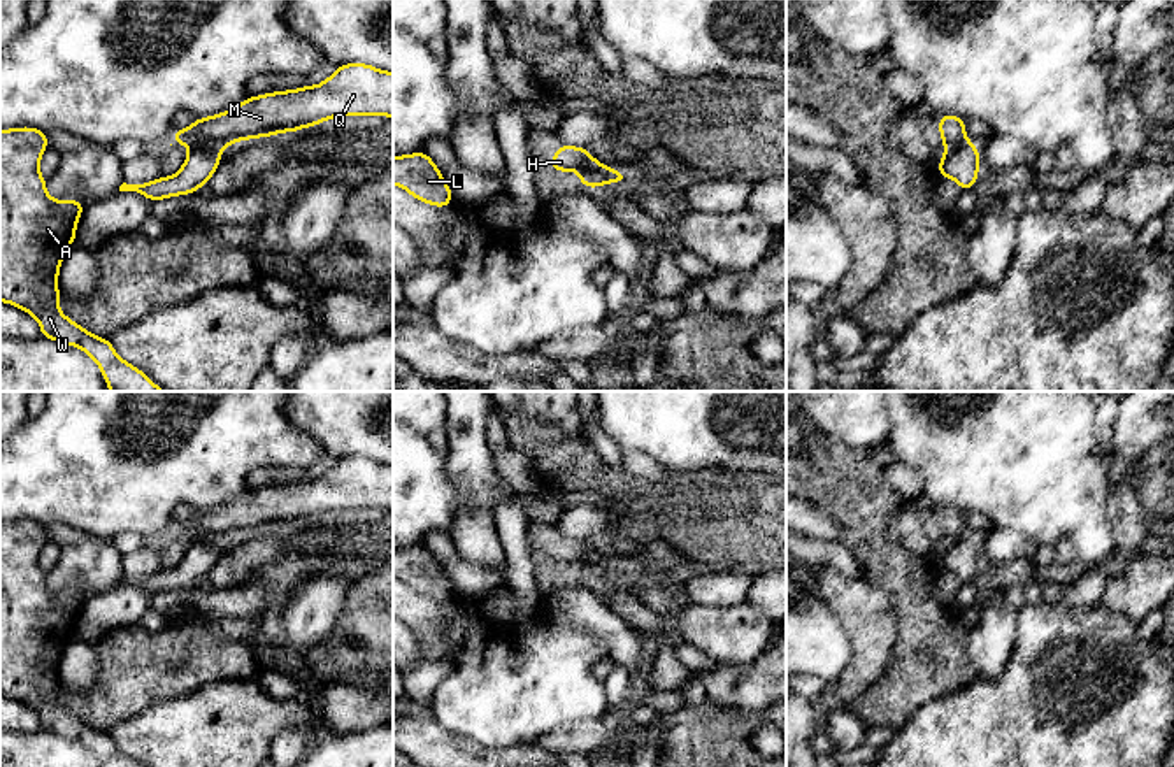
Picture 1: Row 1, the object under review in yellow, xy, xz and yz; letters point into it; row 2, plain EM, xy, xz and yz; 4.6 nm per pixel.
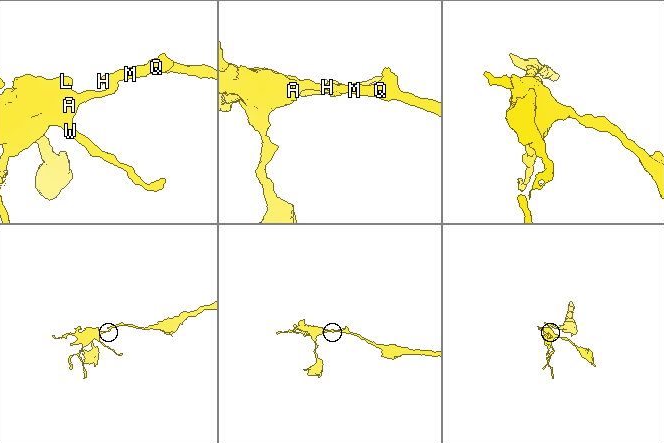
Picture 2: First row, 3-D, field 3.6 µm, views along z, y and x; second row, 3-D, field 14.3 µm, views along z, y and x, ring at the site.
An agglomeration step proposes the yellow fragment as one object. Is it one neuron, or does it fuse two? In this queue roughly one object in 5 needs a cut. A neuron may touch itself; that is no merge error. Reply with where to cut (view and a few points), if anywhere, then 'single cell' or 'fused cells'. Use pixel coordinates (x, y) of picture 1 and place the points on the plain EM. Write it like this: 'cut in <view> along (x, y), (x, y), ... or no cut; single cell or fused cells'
cut in xy along (190, 539), (216, 539), (220, 543); fused cells

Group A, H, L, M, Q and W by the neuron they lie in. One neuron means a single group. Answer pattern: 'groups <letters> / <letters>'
groups A L W / H M Q

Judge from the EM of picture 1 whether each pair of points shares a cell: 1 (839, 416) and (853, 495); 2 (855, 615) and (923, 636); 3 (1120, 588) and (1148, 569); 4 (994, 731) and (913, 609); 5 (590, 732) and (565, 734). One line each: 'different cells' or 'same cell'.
1: different cells
2: different cells
3: same cell
4: different cells
5: same cell

